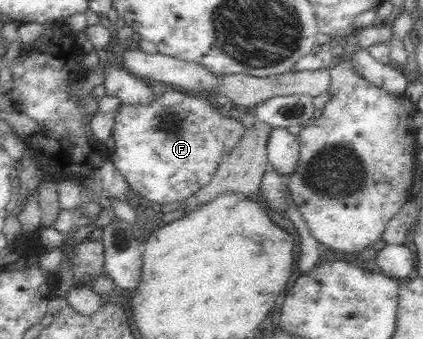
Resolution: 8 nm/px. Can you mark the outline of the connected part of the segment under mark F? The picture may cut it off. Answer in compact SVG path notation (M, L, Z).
M169 88L165 94L157 96L149 106L121 103L118 110L110 134L115 140L115 150L111 151L110 159L129 187L155 206L184 201L210 184L219 169L219 162L237 146L246 130L235 113L230 118L219 114L211 98L175 88Z

